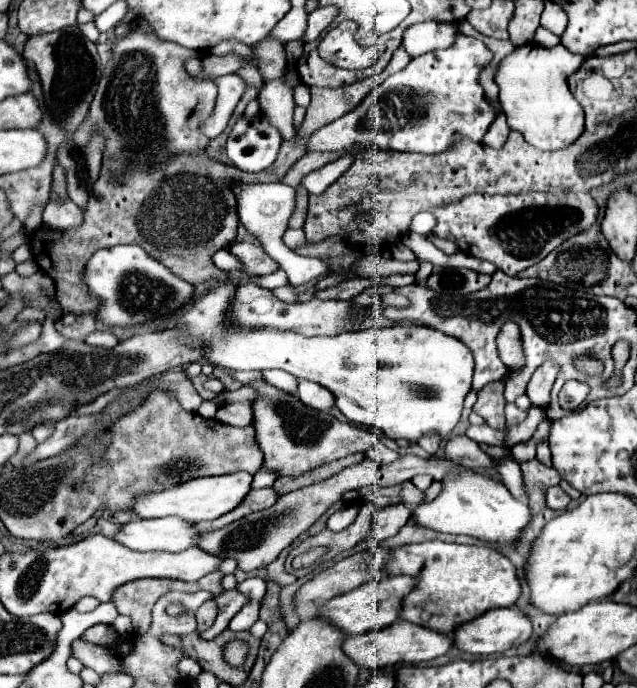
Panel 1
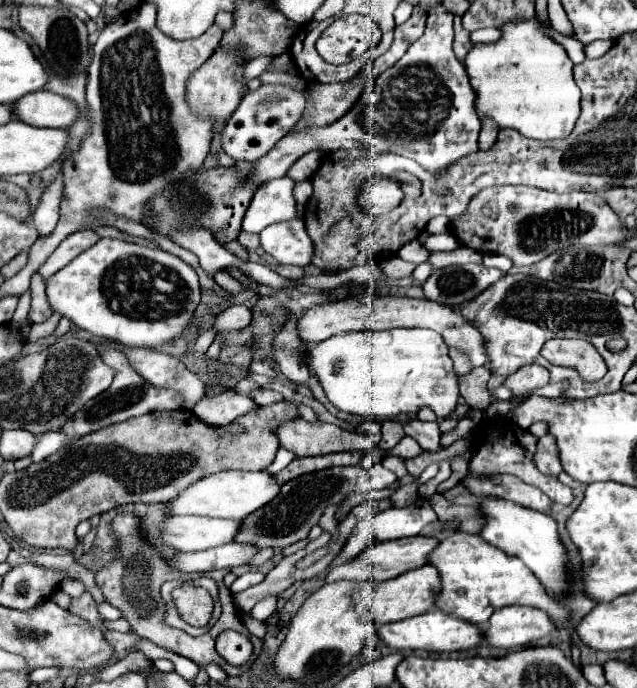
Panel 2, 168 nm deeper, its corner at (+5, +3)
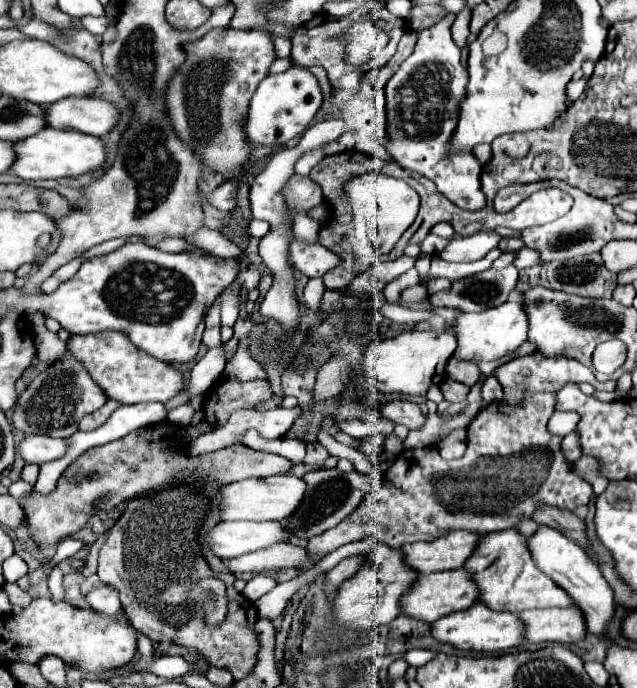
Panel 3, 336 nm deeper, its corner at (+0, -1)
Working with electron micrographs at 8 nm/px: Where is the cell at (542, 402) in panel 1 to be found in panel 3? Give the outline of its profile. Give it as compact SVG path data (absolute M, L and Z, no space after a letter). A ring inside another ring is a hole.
M534 351L530 355L524 357L516 357L504 365L500 365L498 369L494 369L494 375L498 377L500 385L504 387L504 403L516 405L522 401L522 391L530 389L530 391L560 391L564 387L564 383L568 381L576 381L576 383L590 383L597 391L614 391L616 389L616 381L609 380L607 382L599 382L594 373L584 367L582 363L578 363L572 357L566 355L556 355L556 357L546 357L540 355L540 351Z

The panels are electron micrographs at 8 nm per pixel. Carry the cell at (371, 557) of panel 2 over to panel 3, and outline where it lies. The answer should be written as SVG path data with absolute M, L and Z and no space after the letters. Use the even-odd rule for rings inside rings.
M450 531L430 543L404 545L402 553L406 555L404 561L420 573L462 569L466 559L474 553L474 547L478 547L478 539L480 533Z

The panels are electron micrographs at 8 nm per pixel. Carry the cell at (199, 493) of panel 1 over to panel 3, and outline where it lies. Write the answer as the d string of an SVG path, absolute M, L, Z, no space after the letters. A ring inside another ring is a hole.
M274 475L264 479L244 479L226 485L222 495L222 519L224 521L284 521L298 509L302 495L306 493L304 479L296 475Z

